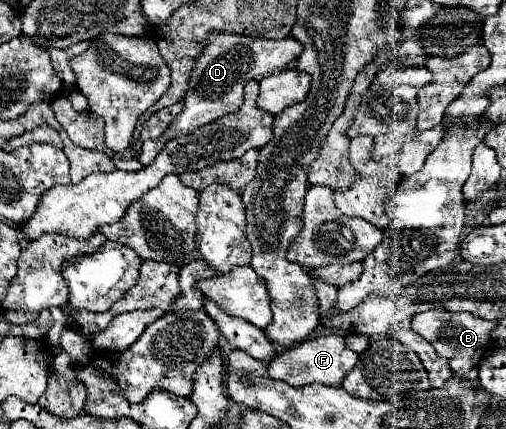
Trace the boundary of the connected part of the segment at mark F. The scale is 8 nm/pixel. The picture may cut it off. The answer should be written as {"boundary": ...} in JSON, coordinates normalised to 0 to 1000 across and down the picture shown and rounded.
{"boundary":[[[642,779],[619,793],[603,793],[587,802],[587,811],[571,811],[555,821],[536,848],[532,848],[532,876],[543,886],[559,886],[571,900],[607,900],[619,890],[642,895],[642,900],[674,900],[682,872],[702,858],[709,839],[709,825],[686,811],[682,788],[674,779]]]}

